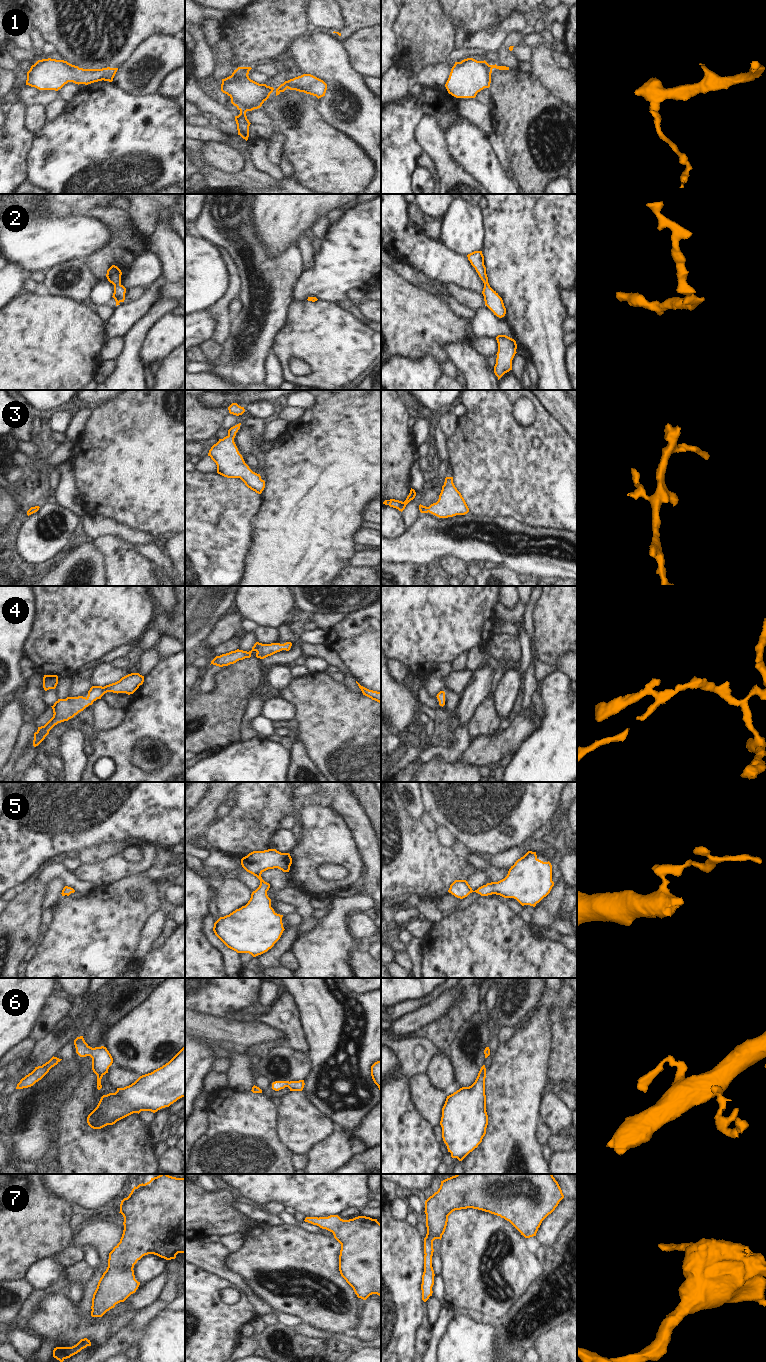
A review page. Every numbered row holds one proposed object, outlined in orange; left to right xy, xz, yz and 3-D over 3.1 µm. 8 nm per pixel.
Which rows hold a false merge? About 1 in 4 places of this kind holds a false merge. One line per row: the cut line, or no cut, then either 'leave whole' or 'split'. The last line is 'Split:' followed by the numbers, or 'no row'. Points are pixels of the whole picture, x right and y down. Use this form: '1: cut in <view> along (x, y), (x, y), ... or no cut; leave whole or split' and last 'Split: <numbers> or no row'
1: no cut; leave whole
2: no cut; leave whole
3: no cut; leave whole
4: no cut; leave whole
5: no cut; leave whole
6: no cut; leave whole
7: no cut; leave whole
Split: no row

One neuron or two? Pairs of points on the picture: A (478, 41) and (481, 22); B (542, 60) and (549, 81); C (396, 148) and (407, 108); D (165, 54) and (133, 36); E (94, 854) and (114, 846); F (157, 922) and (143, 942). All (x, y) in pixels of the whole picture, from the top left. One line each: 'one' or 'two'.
A: two
B: one
C: one
D: two
E: one
F: one

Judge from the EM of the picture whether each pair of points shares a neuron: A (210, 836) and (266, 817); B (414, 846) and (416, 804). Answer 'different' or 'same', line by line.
A: same
B: different

